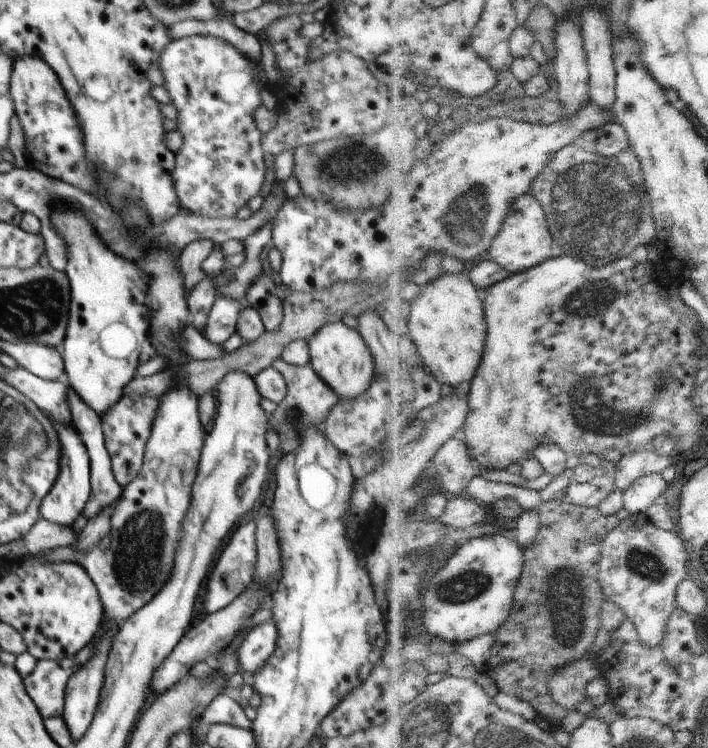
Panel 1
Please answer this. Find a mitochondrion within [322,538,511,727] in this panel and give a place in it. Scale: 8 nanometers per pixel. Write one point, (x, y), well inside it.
(465, 586)

